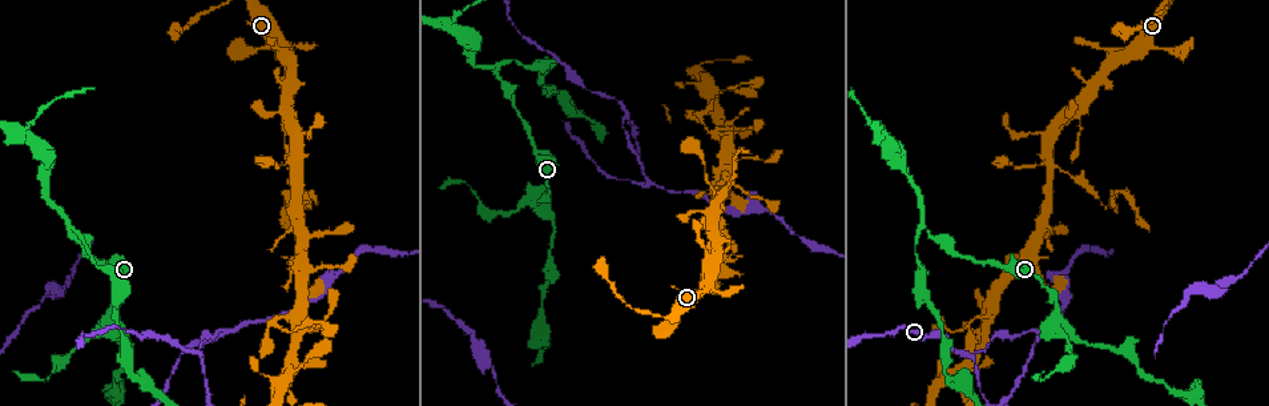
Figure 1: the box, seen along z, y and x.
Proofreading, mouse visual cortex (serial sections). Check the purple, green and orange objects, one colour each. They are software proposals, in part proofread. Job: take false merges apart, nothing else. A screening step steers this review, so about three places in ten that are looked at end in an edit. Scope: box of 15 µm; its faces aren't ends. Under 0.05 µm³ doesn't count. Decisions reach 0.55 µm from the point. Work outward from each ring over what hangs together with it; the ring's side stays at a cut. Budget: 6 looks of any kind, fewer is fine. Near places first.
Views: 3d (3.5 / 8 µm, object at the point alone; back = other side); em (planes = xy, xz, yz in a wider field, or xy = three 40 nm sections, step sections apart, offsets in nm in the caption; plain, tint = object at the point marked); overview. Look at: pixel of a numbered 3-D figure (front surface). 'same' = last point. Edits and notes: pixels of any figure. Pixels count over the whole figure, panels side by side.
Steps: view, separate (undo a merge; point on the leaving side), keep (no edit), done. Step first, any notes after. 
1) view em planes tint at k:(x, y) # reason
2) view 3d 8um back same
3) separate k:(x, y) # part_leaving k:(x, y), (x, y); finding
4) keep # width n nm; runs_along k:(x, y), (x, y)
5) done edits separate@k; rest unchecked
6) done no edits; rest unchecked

view 3d 3.5um at 1:(1065, 330) # three arms meet

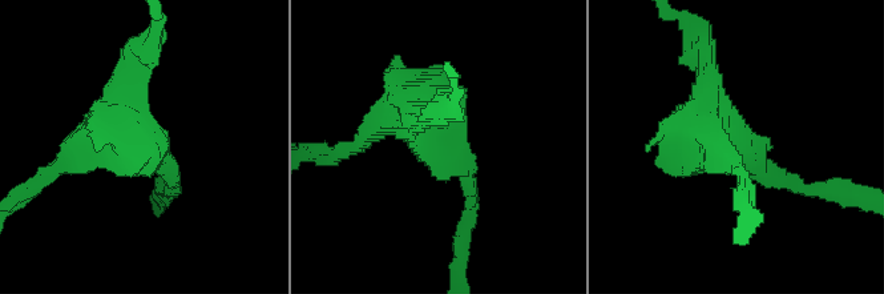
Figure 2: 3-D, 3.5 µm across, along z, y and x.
view em xy step 2 tint at 2:(423, 137)

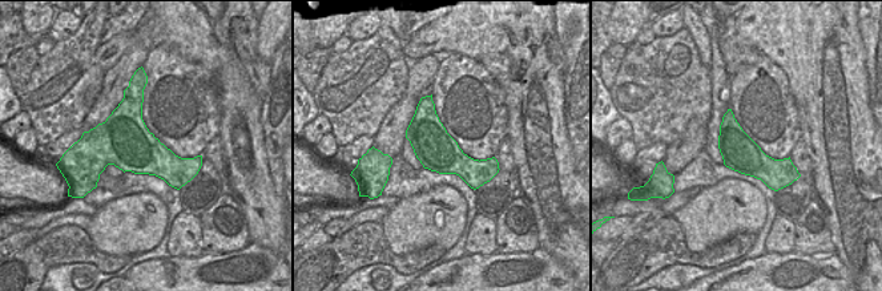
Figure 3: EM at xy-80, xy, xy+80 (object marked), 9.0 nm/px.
keep # runs_along 2:(703, 48), (701, 125), (758, 166); one cell here

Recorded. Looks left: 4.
view 3d 3.5um at 1:(201, 354) # arms part here

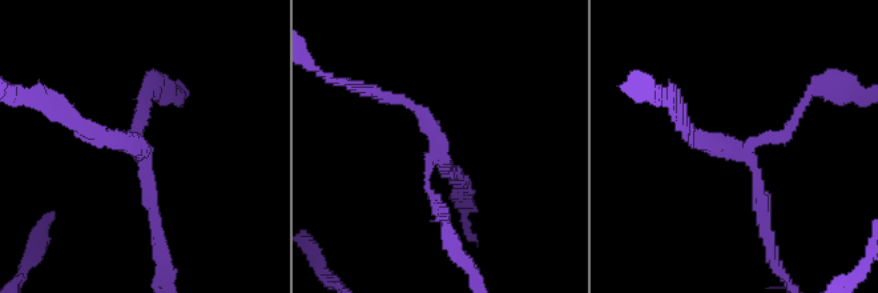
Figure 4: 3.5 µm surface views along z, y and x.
view em xy step 1 tint at 4:(748, 150)

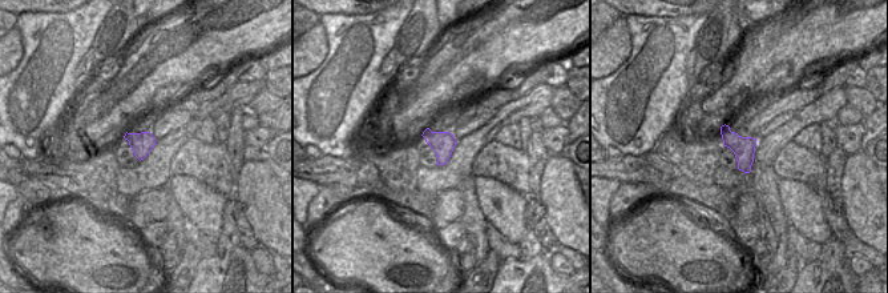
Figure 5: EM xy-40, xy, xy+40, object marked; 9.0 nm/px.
view em planes tint same

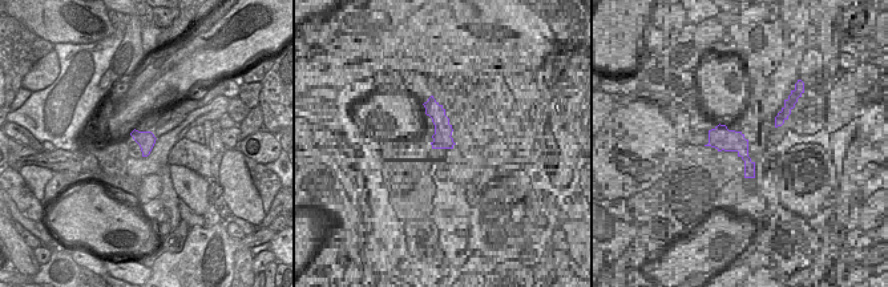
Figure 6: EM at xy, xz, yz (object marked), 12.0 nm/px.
separate 4:(139, 115) # arms 3; arm_widths 150, 150, 200 nm; part_leaving 4:(753, 141), (784, 132), (818, 88), (849, 88); two cells meet here

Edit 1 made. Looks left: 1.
done edits separate@4; rest unchecked

